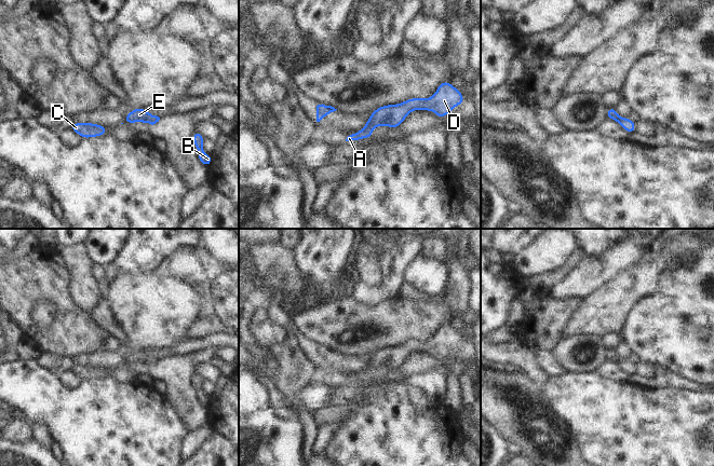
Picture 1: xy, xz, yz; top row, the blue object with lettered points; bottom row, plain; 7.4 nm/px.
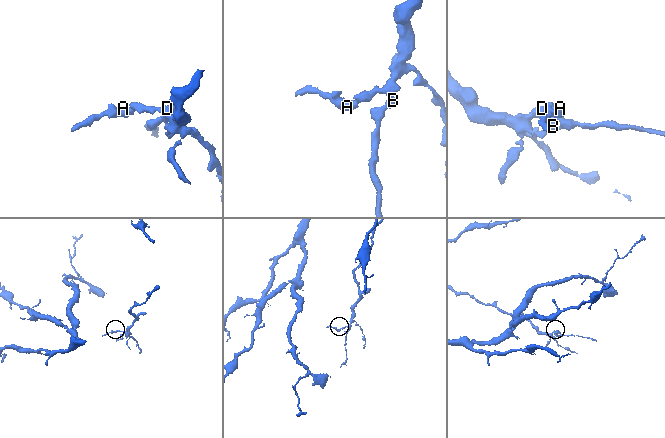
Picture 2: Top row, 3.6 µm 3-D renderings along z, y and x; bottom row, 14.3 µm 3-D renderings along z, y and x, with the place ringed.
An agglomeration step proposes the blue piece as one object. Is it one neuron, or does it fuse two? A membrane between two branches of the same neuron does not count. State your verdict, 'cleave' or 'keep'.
cleave

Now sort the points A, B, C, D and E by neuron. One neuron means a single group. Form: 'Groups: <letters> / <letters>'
Groups: A C / B D E

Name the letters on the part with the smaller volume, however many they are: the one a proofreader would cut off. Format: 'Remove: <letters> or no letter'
Remove: A, C

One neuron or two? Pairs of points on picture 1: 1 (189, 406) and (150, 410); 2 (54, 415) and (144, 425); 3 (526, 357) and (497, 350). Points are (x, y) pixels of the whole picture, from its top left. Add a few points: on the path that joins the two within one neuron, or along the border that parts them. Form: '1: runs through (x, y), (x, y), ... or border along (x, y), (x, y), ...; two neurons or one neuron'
1: border along (164, 395), (188, 428); two neurons
2: runs through (77, 417), (98, 425), (121, 425); one neuron
3: runs through (519, 354), (504, 353); one neuron

